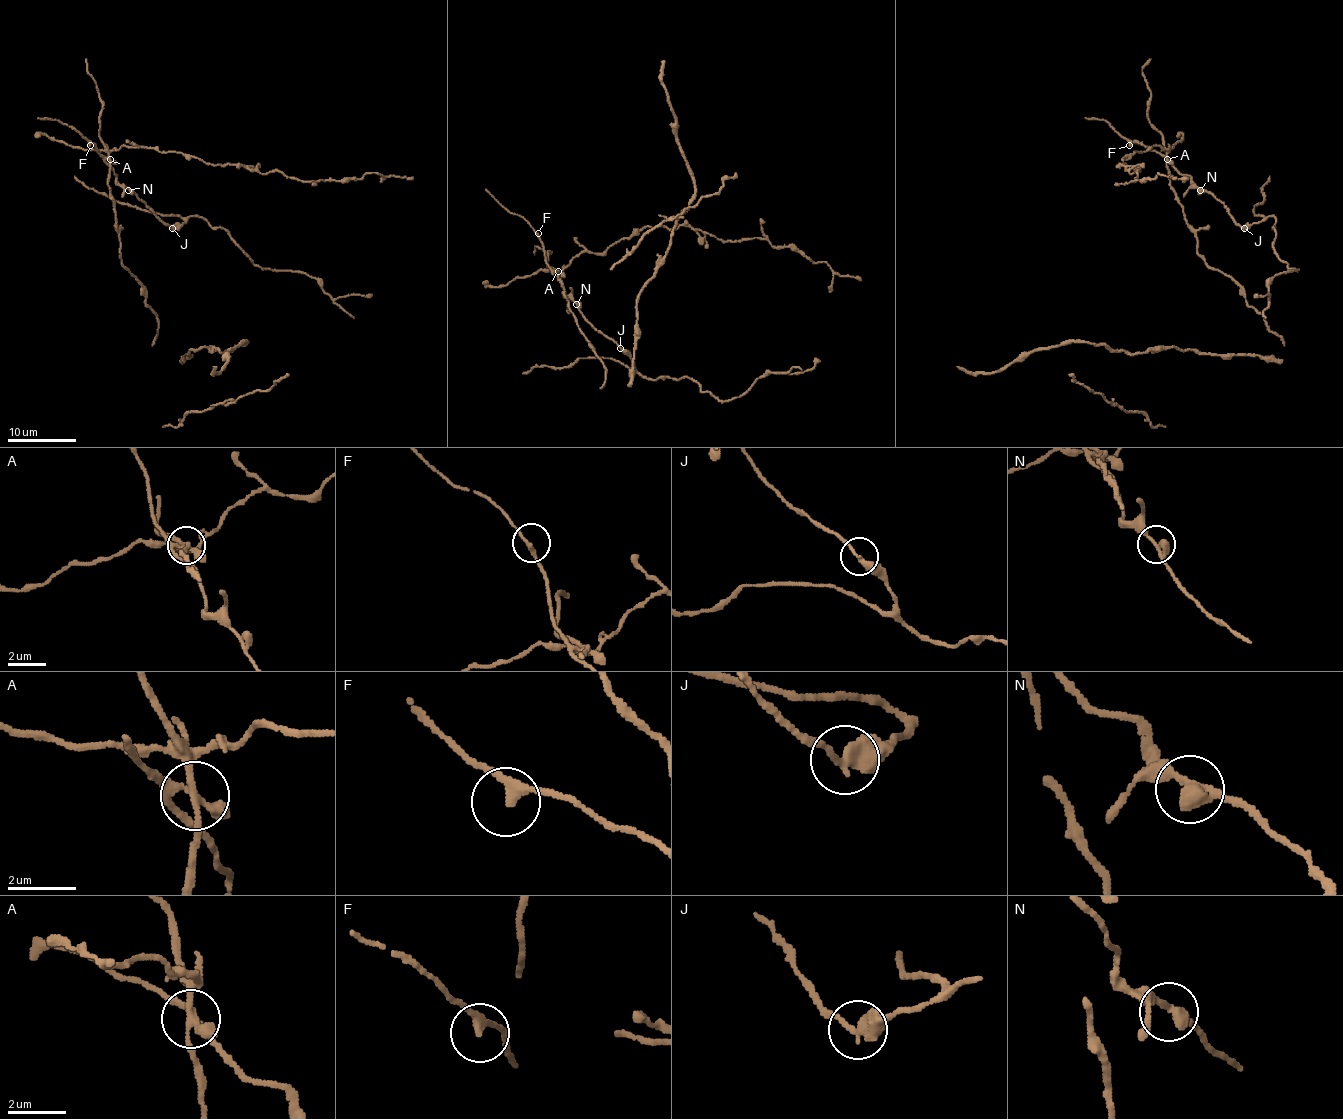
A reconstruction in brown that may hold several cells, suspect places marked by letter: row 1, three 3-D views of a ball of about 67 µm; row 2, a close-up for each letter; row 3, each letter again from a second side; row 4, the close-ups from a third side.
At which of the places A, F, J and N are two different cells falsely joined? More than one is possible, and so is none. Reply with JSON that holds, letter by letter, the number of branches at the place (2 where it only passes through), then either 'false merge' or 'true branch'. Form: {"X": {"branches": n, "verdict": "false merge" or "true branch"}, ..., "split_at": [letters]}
{"A": {"branches": 5, "verdict": "false merge"}, "F": {"branches": 2, "verdict": "true branch"}, "J": {"branches": 2, "verdict": "false merge"}, "N": {"branches": 2, "verdict": "true branch"}, "split_at": ["A", "J"]}

